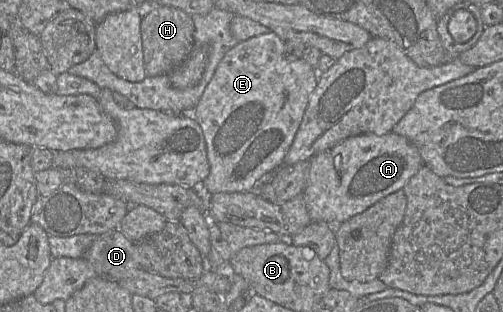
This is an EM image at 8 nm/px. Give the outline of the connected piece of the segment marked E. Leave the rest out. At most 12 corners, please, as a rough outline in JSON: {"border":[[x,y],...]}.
{"border":[[272,31],[219,62],[191,112],[207,195],[283,164],[319,79]]}

